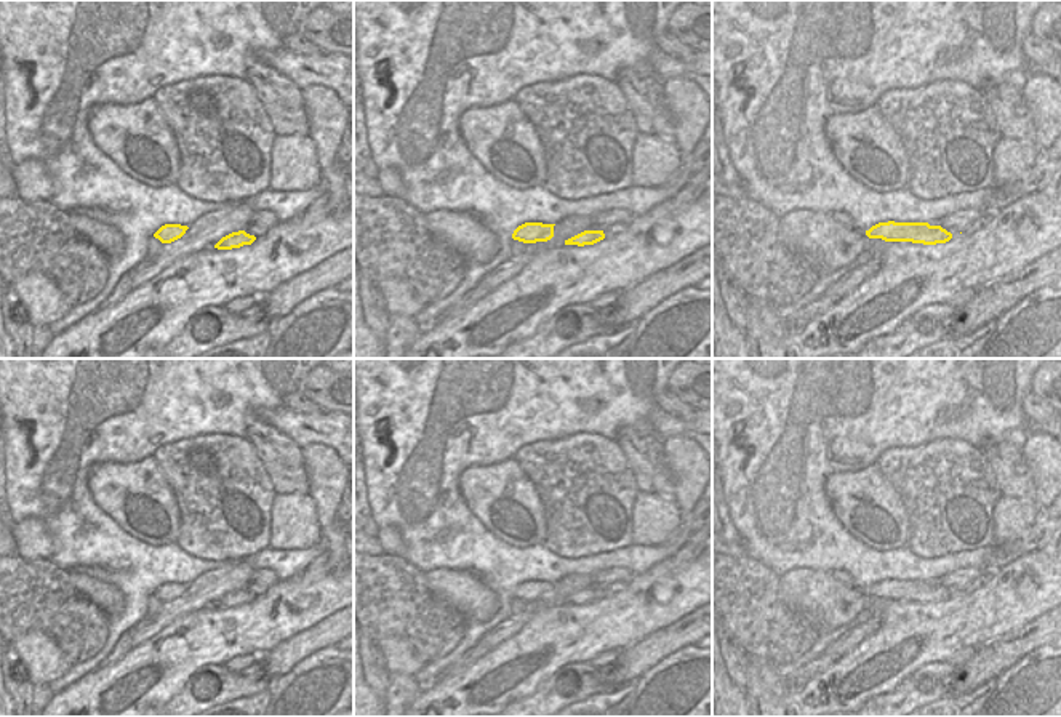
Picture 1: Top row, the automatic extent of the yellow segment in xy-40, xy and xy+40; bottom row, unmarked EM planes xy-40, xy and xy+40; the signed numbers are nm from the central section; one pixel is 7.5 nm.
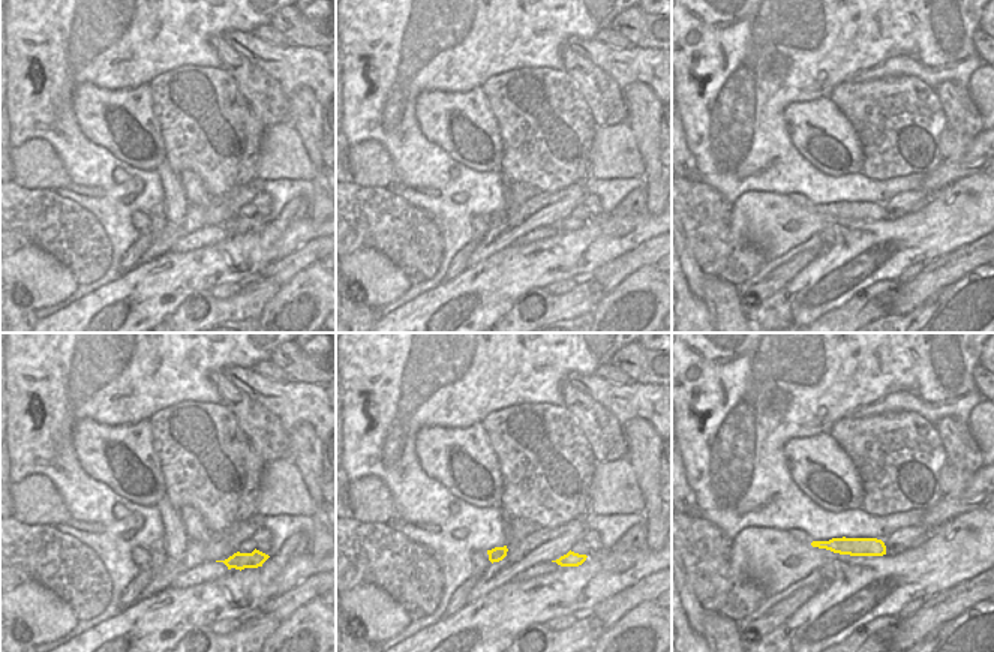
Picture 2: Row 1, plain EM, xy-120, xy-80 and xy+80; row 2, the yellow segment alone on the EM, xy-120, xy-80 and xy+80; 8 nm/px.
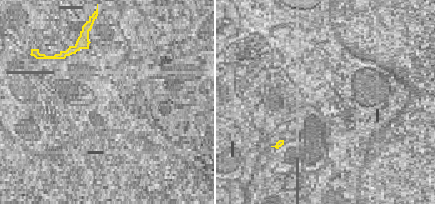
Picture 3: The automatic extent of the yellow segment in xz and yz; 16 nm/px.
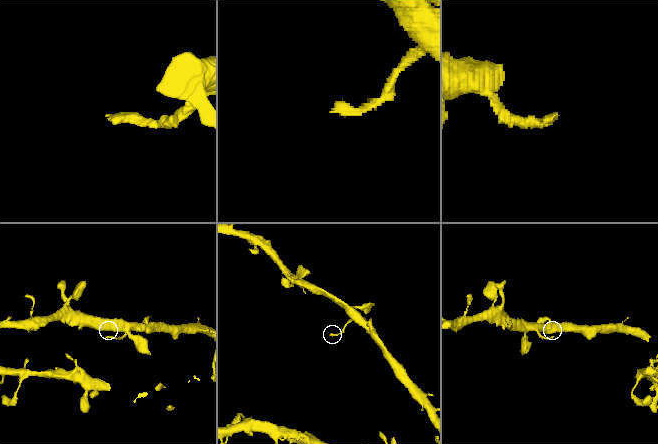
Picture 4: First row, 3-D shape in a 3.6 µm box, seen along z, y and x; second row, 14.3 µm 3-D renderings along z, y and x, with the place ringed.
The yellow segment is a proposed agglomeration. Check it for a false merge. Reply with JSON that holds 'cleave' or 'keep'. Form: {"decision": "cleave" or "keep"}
{"decision": "keep"}

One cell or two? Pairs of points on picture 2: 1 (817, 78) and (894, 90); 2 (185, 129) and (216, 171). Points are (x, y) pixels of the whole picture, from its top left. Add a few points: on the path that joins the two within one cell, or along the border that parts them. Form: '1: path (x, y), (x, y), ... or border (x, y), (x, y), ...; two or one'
1: border (876, 78), (840, 83), (828, 96); two
2: path (195, 140), (216, 161); one

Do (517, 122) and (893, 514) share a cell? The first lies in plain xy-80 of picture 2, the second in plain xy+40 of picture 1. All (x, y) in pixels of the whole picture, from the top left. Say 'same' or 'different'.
different

